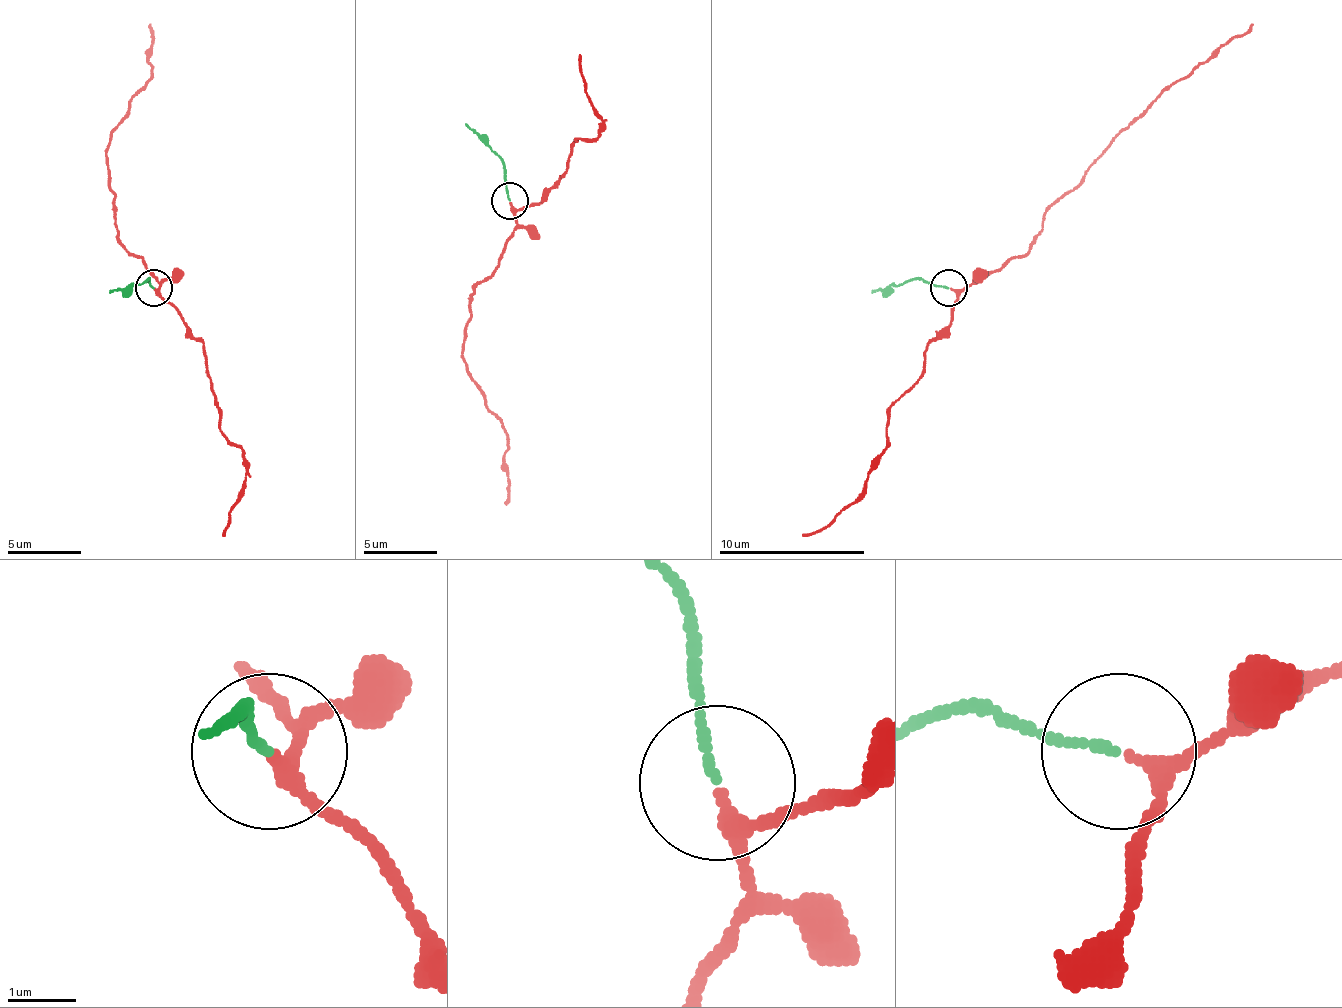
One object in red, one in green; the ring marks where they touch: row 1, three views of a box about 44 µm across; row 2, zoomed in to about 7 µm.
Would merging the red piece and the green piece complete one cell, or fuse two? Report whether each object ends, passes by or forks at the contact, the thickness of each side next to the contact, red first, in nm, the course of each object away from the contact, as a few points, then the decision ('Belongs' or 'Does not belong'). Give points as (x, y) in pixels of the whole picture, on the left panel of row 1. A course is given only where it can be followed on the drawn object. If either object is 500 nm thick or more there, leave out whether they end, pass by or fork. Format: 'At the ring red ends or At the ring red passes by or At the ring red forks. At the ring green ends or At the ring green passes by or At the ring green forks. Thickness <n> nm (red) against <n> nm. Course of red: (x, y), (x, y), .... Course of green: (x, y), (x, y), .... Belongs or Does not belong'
At the ring red passes by. At the ring green ends. Thickness 190 nm (red) against 110 nm. Course of red: (153, 289), (160, 285), (120, 241), (105, 153), (109, 135), (149, 79), (149, 24). Course of green: (153, 289), (145, 278), (109, 292). Belongs

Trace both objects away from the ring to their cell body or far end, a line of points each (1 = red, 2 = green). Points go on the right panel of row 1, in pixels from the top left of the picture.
1: (950, 289), (975, 285), (1019, 259), (1034, 241), (1041, 219), (1100, 153), (1181, 79), (1254, 24)
2: (950, 289), (909, 278), (872, 292)

